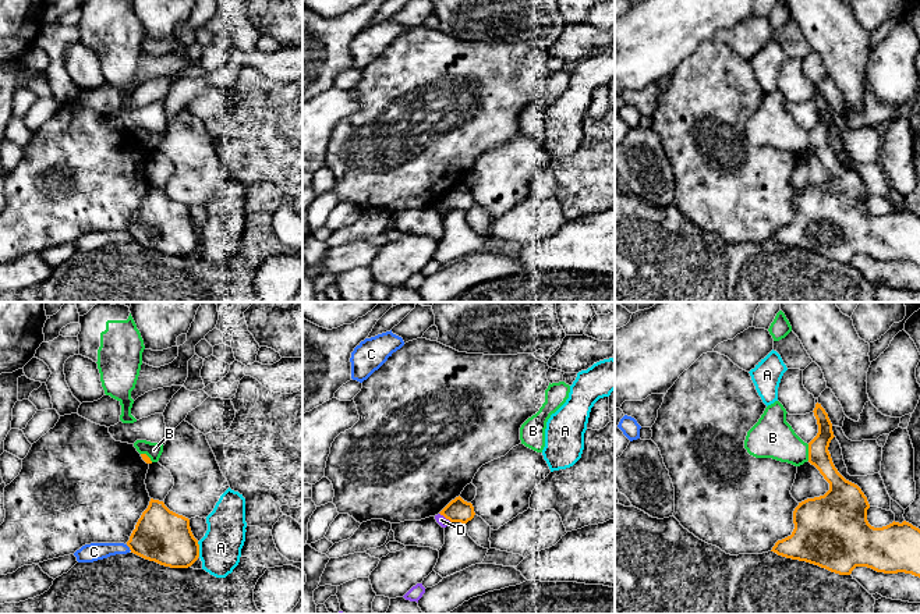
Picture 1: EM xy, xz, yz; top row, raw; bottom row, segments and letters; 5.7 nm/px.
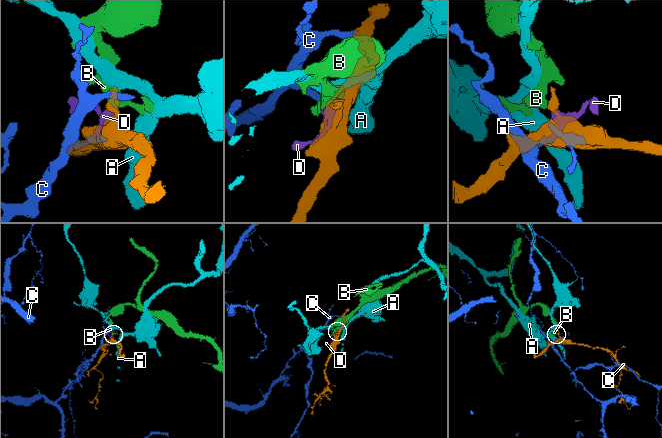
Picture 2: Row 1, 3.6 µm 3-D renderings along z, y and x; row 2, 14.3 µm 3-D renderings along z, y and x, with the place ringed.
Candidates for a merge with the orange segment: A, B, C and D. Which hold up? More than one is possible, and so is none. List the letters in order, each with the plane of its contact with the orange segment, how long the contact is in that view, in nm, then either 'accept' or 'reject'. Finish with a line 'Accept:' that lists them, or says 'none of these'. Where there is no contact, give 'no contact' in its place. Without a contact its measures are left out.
A: meets orange in xy; contact 90 nm long; reject
B: meets orange in yz; contact 100 nm long; reject
C: meets orange in xy; contact 50 nm long; reject
D: meets orange in xz; contact 90 nm long; reject
Accept: none of these

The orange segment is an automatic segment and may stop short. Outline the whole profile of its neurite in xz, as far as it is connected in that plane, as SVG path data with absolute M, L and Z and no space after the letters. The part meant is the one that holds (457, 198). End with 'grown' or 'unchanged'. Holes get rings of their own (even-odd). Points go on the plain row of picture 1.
M460 184L452 188L440 200L450 210L467 212L475 203L471 191L464 189Z; unchanged

